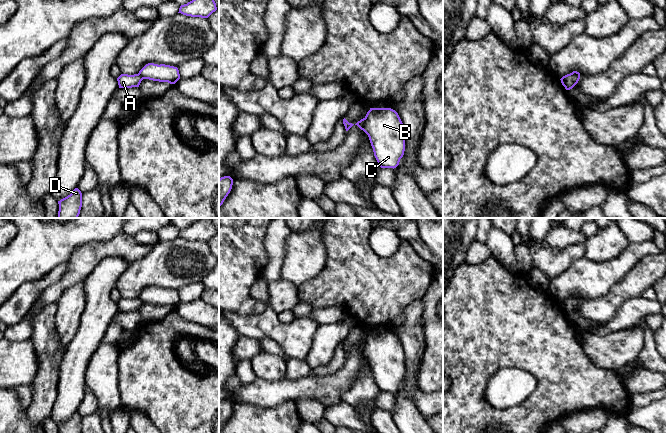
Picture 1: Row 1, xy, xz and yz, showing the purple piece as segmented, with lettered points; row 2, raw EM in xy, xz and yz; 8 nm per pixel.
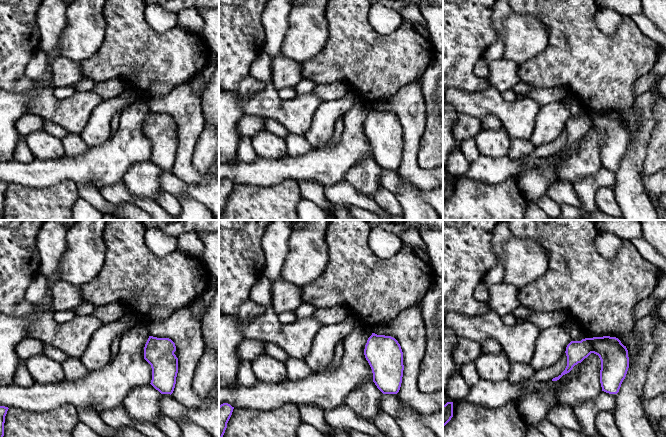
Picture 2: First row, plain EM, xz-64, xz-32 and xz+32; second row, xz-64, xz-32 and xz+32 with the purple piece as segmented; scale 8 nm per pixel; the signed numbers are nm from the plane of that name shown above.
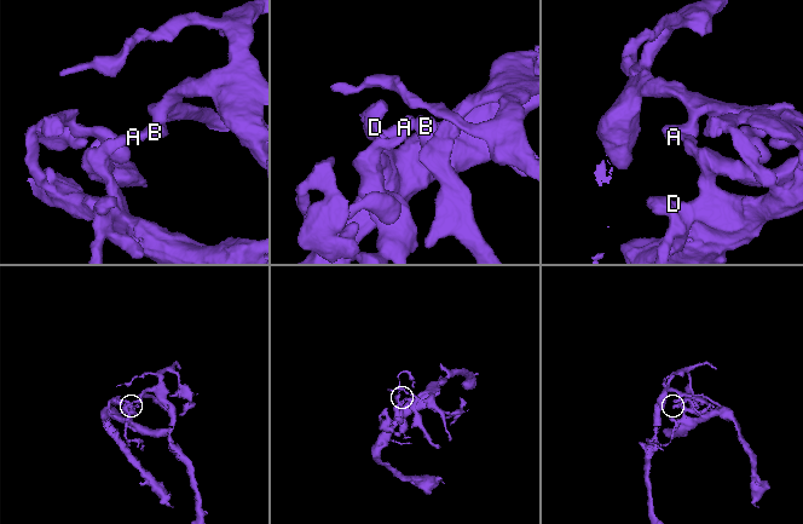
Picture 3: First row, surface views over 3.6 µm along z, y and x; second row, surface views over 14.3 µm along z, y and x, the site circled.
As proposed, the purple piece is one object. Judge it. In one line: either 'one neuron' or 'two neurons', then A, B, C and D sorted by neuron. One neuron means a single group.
two neurons; A D / B C

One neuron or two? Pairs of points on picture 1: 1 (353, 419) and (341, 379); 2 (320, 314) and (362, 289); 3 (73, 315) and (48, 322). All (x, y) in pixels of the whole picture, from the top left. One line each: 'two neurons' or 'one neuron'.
1: two neurons
2: two neurons
3: two neurons

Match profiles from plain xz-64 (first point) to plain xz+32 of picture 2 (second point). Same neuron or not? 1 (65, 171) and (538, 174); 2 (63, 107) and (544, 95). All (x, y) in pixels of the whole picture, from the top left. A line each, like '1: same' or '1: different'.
1: different
2: different

